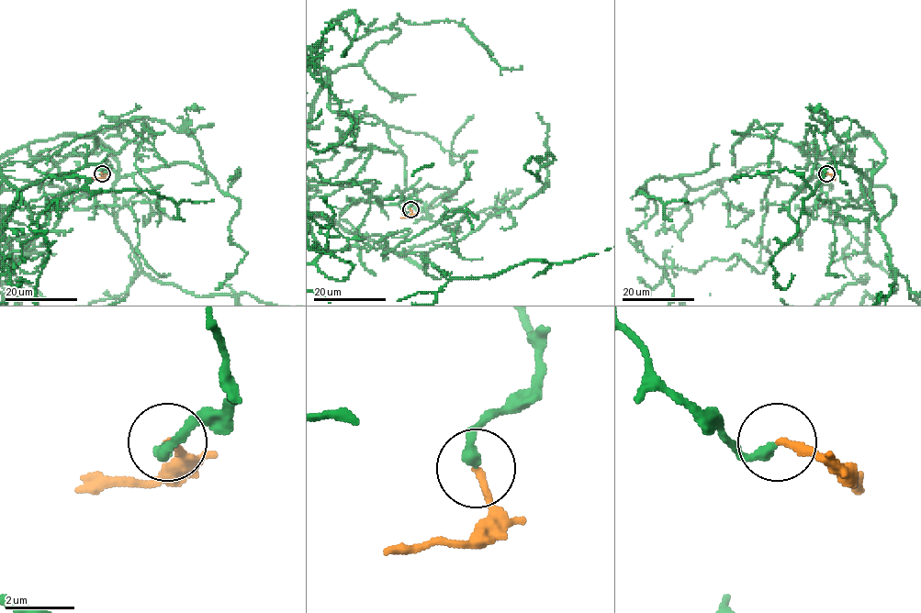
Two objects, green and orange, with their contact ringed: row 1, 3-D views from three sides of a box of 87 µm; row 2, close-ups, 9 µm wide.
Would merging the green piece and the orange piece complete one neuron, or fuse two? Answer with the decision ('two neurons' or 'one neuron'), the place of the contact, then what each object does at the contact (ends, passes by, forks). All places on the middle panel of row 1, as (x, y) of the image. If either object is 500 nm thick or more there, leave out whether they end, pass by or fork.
one neuron; place (410, 209); green ends; orange ends

